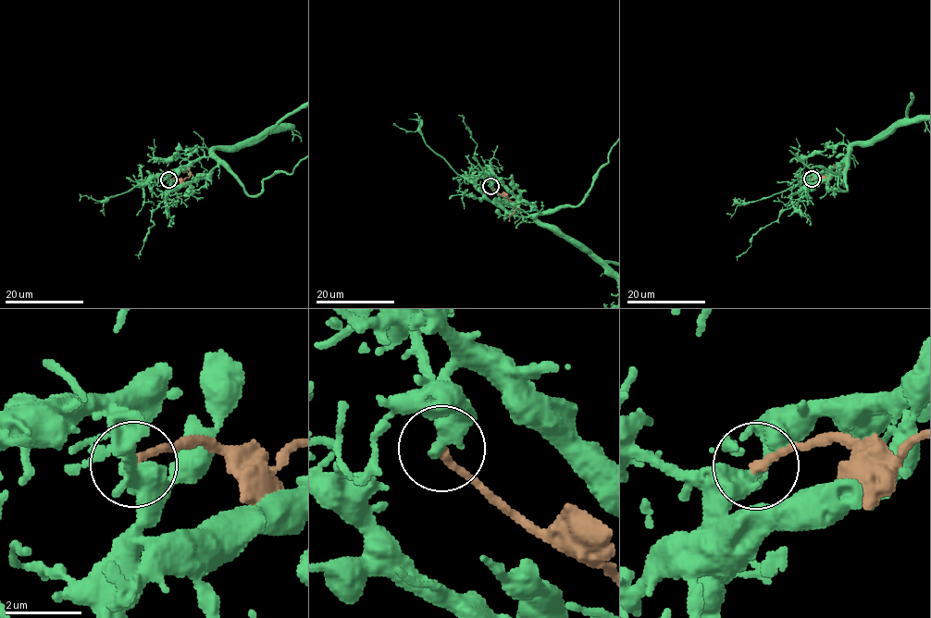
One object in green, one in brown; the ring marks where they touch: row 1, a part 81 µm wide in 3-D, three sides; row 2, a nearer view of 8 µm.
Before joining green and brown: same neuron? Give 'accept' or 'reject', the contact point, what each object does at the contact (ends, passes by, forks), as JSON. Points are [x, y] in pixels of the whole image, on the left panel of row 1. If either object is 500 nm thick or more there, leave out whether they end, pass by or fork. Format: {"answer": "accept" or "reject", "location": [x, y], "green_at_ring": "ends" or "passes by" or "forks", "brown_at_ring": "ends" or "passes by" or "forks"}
{"answer": "reject", "location": [168, 179]}

